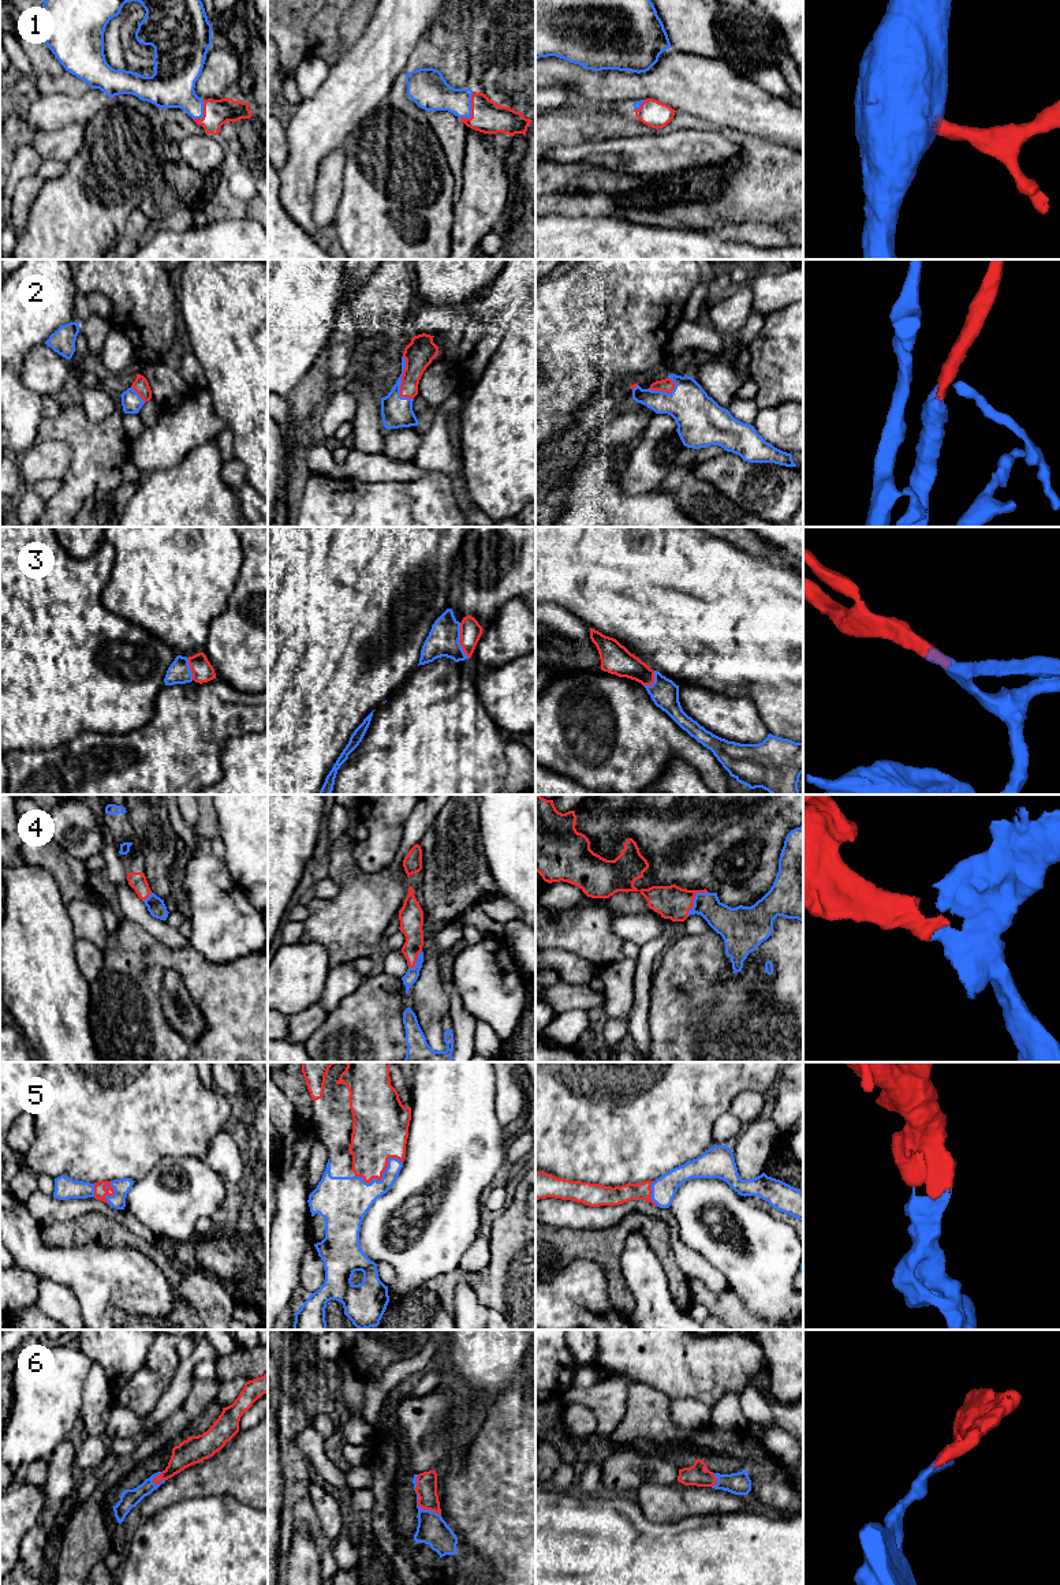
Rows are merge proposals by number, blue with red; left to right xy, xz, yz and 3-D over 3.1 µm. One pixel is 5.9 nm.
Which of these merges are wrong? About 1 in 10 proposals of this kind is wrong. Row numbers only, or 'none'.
none

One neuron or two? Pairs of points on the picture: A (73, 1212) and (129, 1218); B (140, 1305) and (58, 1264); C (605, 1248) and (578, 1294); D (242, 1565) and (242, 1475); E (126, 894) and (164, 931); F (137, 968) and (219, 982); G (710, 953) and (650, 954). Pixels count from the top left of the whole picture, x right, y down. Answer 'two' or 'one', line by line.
A: one
B: one
C: two
D: two
E: one
F: one
G: two

